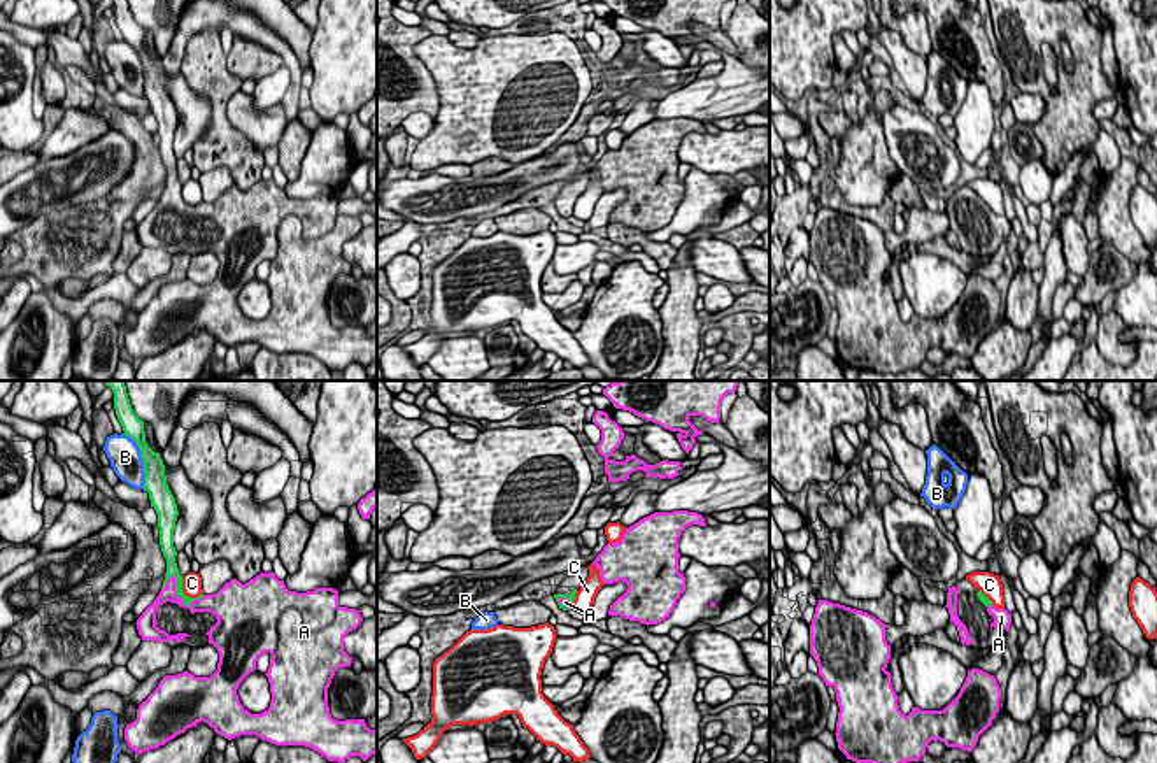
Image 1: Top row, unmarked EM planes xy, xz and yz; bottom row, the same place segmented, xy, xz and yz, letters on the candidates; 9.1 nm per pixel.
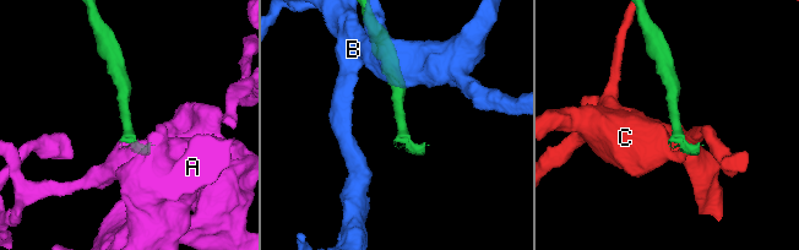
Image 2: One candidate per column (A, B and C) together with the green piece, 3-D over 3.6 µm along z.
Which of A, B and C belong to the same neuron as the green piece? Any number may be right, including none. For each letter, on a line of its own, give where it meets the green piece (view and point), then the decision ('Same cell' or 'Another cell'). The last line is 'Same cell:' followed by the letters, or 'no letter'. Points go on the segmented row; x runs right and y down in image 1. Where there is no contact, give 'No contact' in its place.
A: Touches green at xy (177, 595). Same cell
B: Touches green at xy (142, 458). Another cell
C: Touches green at xy (184, 595). Another cell
Same cell: A

